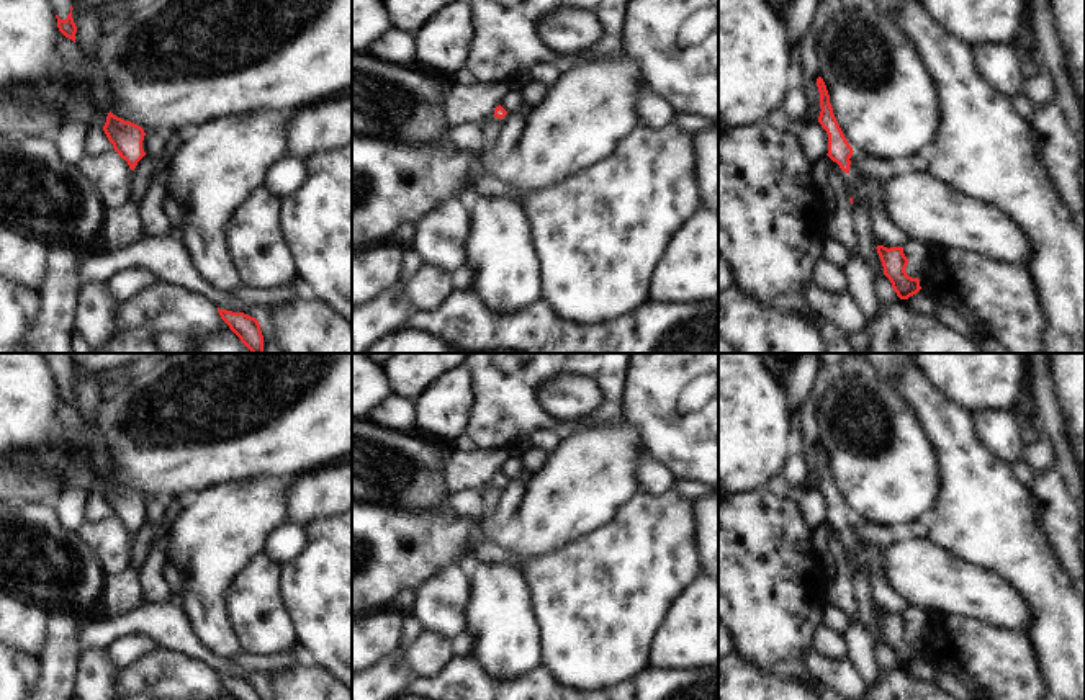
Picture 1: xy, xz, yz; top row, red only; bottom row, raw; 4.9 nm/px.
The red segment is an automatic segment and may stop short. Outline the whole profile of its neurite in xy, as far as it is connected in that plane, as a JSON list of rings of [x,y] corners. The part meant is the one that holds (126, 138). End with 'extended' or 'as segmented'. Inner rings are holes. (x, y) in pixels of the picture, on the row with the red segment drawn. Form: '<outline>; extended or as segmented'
[[[110,111],[103,131],[113,144],[113,149],[128,162],[129,168],[134,170],[137,162],[146,155],[142,149],[146,136],[144,129],[131,121],[115,116]]]; as segmented

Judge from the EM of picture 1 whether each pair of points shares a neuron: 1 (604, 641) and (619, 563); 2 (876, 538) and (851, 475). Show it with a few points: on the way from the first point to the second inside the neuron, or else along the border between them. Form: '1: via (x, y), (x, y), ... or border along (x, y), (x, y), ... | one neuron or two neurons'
1: via (604, 622), (604, 596), (617, 583) | one neuron
2: border along (855, 517), (864, 522), (882, 524), (887, 529) | two neurons

